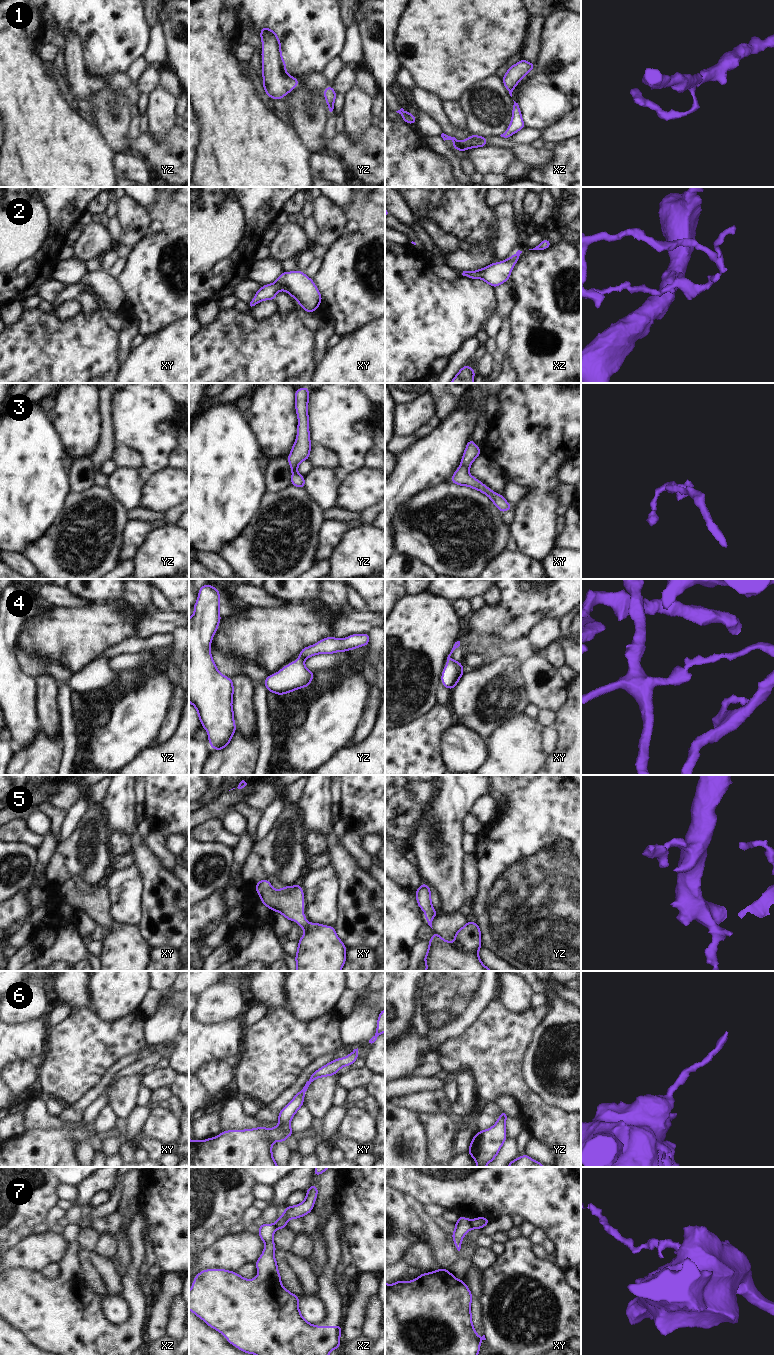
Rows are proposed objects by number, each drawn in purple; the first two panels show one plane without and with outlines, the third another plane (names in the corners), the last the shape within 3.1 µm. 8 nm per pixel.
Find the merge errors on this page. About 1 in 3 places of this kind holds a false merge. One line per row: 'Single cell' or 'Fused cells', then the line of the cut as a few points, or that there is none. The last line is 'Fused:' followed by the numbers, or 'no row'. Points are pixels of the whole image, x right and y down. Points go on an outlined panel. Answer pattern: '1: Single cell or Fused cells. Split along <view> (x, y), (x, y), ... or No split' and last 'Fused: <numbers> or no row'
1: Single cell. No split
2: Single cell. No split
3: Single cell. No split
4: Single cell. No split
5: Single cell. No split
6: Single cell. No split
7: Fused cells. Split along xy (469, 1220), (472, 1228)
Fused: 7.

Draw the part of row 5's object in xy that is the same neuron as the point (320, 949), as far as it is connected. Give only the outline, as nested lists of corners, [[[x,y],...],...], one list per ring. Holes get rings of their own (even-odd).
[[[268,879],[256,883],[256,892],[261,902],[270,910],[279,912],[289,921],[296,920],[304,929],[304,935],[298,941],[298,949],[295,956],[296,971],[341,971],[346,961],[347,948],[335,933],[334,926],[321,925],[320,923],[308,923],[303,912],[305,897],[300,884],[283,886],[281,890],[272,887]]]

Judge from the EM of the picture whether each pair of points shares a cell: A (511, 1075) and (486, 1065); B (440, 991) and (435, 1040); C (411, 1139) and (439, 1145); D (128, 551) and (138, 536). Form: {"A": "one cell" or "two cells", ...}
{"A": "one cell", "B": "one cell", "C": "two cells", "D": "one cell"}

